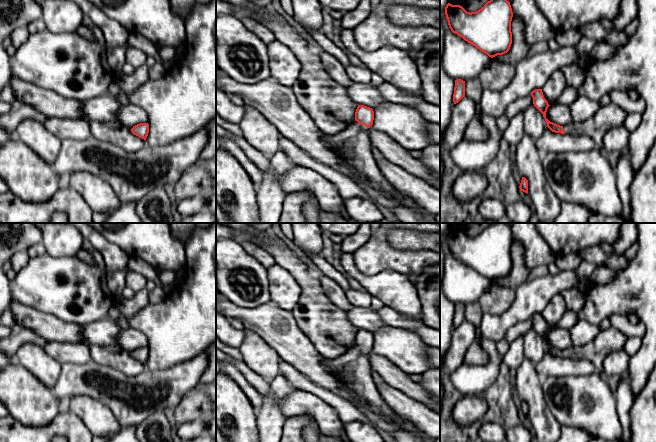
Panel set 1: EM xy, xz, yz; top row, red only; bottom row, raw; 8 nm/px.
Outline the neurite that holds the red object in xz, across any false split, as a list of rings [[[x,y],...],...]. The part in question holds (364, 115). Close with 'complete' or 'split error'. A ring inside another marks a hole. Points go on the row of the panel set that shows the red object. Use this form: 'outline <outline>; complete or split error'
outline [[[358,105],[353,123],[337,134],[327,135],[323,133],[322,137],[363,181],[369,182],[374,188],[384,191],[408,207],[426,213],[413,199],[395,189],[380,171],[373,157],[372,144],[367,134],[373,125],[373,120],[373,109]]]; split error

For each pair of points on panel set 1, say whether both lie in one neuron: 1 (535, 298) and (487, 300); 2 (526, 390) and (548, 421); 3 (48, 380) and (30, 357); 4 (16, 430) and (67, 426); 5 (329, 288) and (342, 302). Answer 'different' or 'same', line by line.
1: different
2: same
3: same
4: same
5: same

